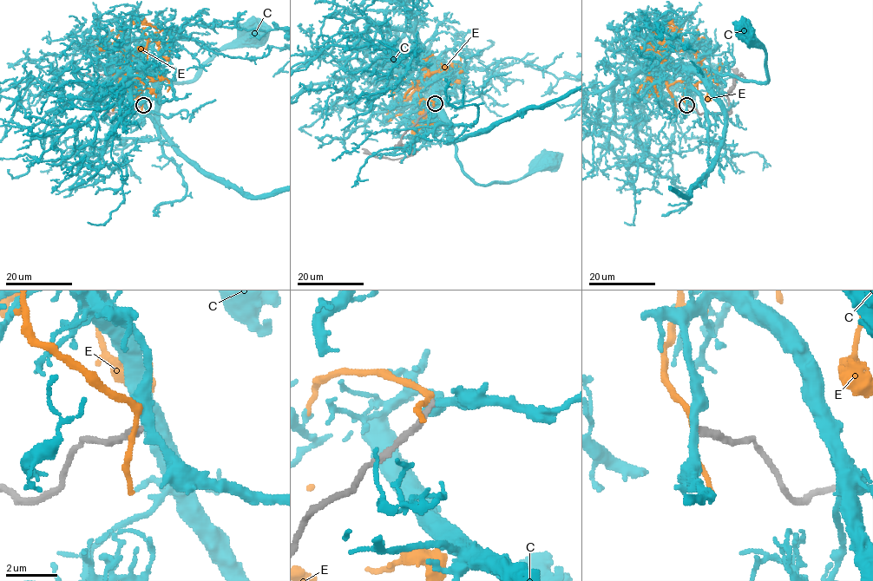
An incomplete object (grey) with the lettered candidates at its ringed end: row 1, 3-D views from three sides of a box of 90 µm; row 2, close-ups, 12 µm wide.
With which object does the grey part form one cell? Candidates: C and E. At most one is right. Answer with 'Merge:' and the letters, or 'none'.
Merge: none

